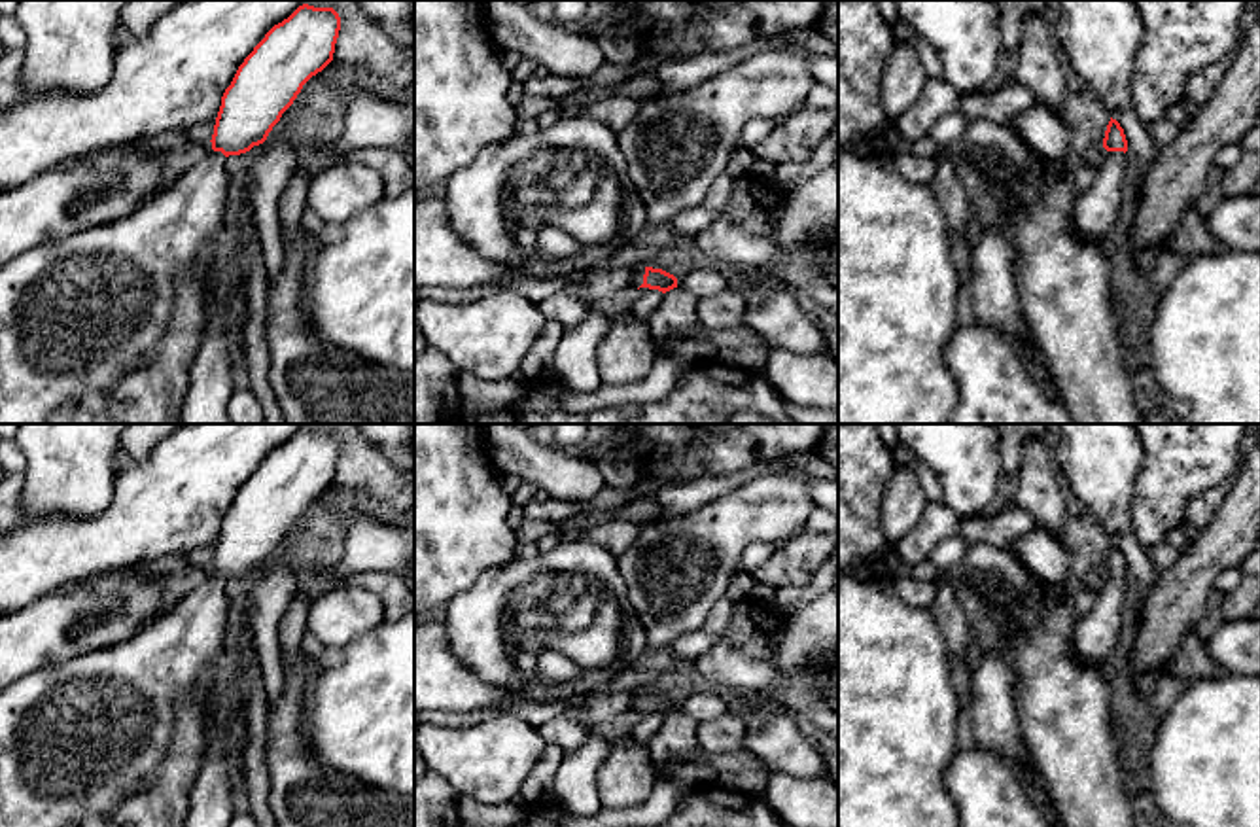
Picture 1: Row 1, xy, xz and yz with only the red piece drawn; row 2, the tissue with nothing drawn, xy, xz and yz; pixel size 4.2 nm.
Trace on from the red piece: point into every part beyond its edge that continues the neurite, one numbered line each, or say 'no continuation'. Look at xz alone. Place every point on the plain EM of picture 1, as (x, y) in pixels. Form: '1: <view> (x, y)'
1: xz (636, 699)

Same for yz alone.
1: yz (1096, 634)

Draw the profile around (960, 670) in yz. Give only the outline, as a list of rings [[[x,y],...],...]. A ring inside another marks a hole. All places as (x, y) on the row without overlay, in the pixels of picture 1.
[[[965,657],[952,666],[952,683],[961,700],[967,700],[971,693],[971,670],[965,664]]]

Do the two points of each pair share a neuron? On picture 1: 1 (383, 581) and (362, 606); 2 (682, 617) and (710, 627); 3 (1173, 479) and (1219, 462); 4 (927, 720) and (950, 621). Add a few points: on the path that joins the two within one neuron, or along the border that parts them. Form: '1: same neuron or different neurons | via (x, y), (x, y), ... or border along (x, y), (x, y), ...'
1: different neurons | border along (343, 581), (371, 589), (379, 597), (386, 617)
2: different neurons | border along (723, 597), (697, 627), (683, 633), (668, 648)
3: same neuron | via (1185, 468), (1190, 462), (1207, 462)
4: different neurons | border along (929, 608), (946, 642), (952, 665)

